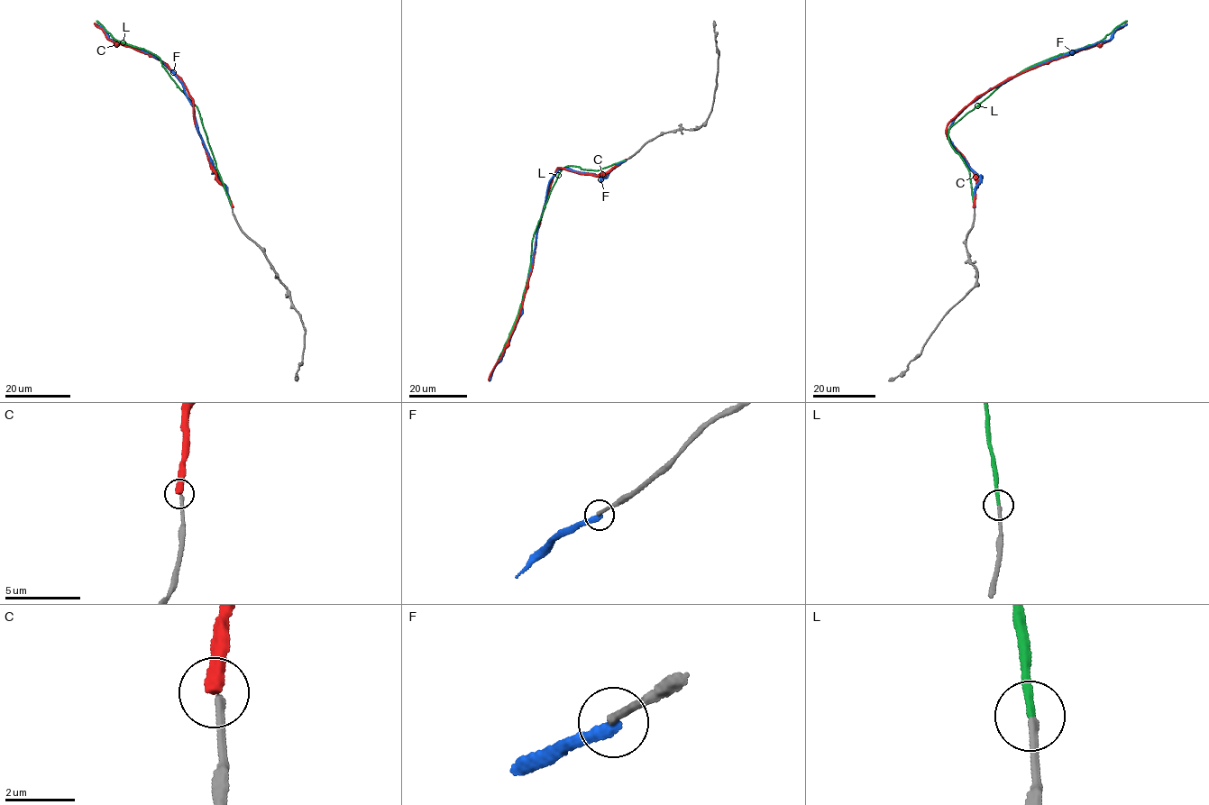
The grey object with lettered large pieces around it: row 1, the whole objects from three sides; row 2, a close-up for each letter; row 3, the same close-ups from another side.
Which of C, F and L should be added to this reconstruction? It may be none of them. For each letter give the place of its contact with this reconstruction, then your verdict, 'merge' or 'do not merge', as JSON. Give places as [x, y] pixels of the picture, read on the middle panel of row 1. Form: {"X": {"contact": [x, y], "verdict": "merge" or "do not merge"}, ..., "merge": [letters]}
{"C": {"contact": [625, 160], "verdict": "do not merge"}, "F": {"contact": [625, 160], "verdict": "do not merge"}, "L": {"contact": [625, 160], "verdict": "merge"}, "merge": ["L"]}

